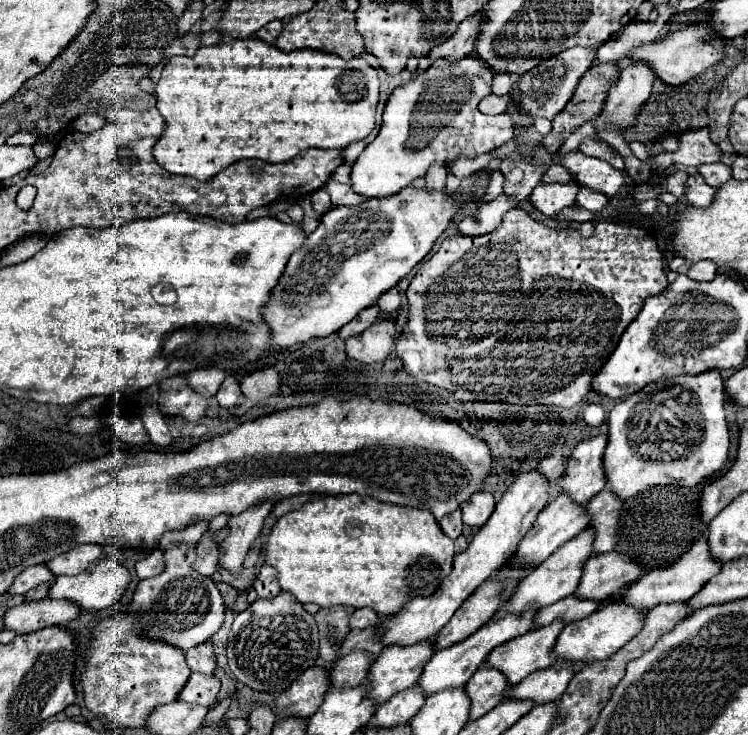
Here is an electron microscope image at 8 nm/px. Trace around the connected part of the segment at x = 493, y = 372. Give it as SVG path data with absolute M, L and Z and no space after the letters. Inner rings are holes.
M524 209L508 211L504 217L504 223L480 237L462 237L454 235L450 239L444 239L440 249L432 255L432 259L424 261L420 269L416 271L416 277L412 279L406 297L408 297L408 323L404 325L398 341L396 341L396 355L404 363L404 369L408 375L426 381L430 385L436 385L440 389L448 389L456 395L458 401L500 401L500 403L514 403L514 405L556 405L556 407L574 407L576 403L584 401L584 397L592 389L592 379L608 359L608 355L616 349L620 335L624 329L636 319L640 313L644 301L652 295L662 293L668 287L666 273L664 273L664 261L658 253L656 241L652 235L648 235L644 229L636 225L624 225L624 223L598 223L594 227L594 233L590 239L584 239L582 235L574 235L570 229L550 229L544 223L534 221L530 215L524 213ZM572 281L588 285L588 287L572 287Z

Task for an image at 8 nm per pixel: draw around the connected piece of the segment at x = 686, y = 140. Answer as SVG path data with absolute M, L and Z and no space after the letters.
M696 129L688 131L682 135L678 141L678 149L674 152L662 152L656 156L651 156L651 161L657 165L657 170L662 171L670 165L702 165L702 163L716 163L720 161L722 151L718 149L716 143L710 141L706 129Z

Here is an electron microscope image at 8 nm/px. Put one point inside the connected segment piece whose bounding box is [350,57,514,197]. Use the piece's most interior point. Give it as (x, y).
(435, 117)

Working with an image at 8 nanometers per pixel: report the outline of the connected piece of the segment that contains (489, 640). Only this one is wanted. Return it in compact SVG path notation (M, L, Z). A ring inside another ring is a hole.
M528 611L528 615L508 615L508 619L496 619L496 623L488 621L484 627L480 627L468 639L464 639L460 643L454 643L452 647L448 647L448 651L438 651L426 663L424 673L418 679L420 689L426 695L432 695L432 693L438 693L438 691L448 689L448 687L462 687L462 685L466 685L466 681L484 663L484 659L490 655L490 651L494 647L498 647L500 643L506 643L508 639L520 637L520 635L524 635L524 633L528 633L532 629L532 615L536 615L536 611Z

